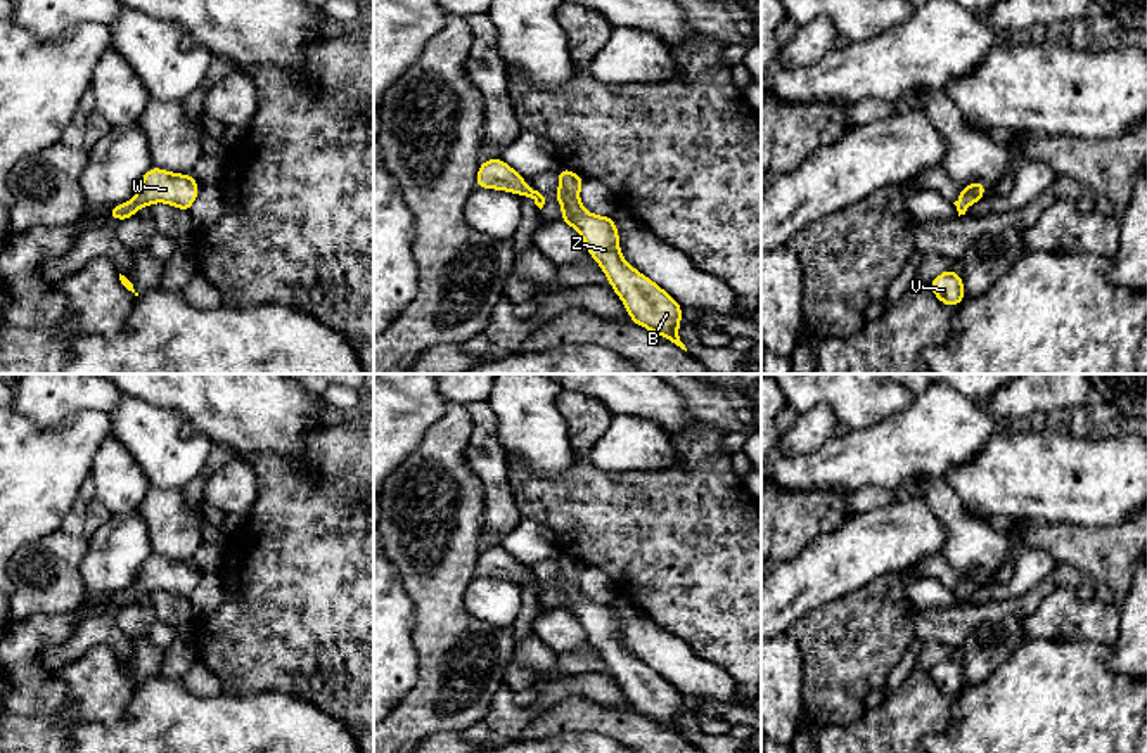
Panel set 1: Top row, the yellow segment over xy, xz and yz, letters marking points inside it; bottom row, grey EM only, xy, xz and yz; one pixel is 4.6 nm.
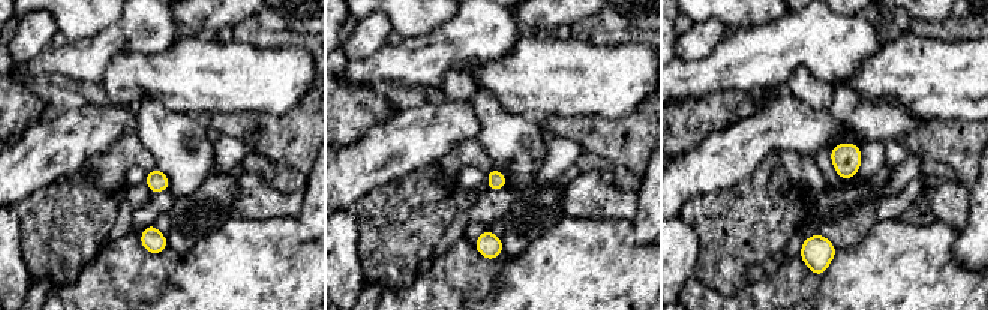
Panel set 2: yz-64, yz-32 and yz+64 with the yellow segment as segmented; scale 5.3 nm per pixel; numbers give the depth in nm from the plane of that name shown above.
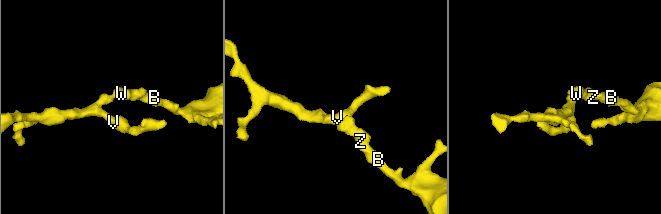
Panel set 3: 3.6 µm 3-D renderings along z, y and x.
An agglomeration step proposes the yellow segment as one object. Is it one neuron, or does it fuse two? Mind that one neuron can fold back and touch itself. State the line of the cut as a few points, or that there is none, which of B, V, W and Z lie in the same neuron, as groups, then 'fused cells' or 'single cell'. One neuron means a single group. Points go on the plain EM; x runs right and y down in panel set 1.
no cut; B V W Z; single cell

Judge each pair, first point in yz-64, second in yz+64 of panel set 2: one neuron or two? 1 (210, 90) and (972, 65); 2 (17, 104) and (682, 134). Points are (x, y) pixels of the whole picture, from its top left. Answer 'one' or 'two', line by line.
1: one
2: one

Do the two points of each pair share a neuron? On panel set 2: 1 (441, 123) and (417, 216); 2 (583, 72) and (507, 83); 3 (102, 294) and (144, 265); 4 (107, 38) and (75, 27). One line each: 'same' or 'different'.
1: different
2: same
3: same
4: different

